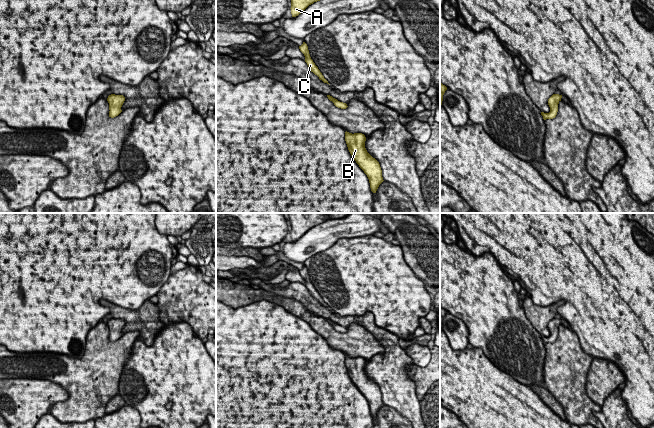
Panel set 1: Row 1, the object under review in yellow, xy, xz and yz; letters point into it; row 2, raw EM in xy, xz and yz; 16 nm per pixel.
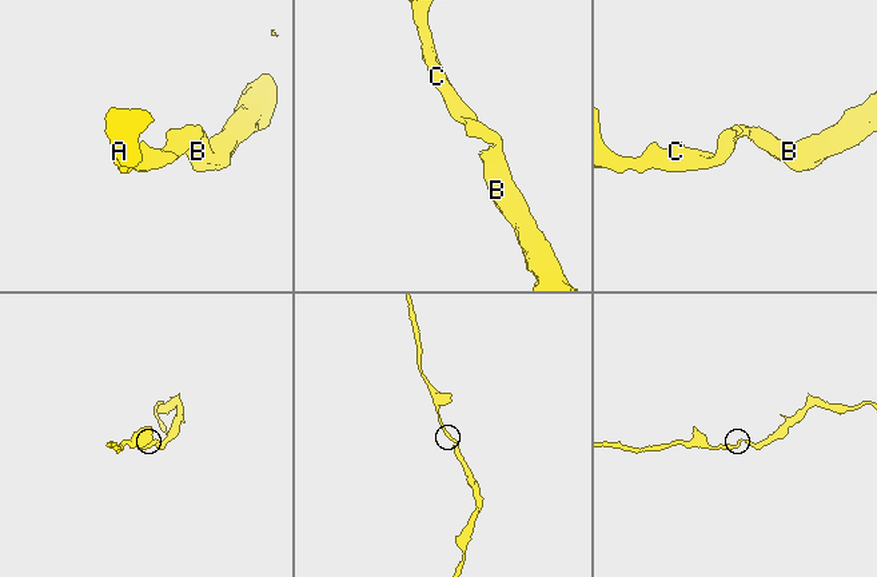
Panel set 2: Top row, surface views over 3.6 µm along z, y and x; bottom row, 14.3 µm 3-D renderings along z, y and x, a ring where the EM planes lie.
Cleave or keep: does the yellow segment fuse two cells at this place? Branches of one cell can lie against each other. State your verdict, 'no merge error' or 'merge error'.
no merge error

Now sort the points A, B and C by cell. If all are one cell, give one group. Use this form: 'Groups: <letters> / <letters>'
Groups: A B C

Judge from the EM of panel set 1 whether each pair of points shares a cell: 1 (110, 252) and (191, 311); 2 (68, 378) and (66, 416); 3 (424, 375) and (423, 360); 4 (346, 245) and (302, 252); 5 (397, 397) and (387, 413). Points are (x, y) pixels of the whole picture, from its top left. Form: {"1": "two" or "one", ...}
{"1": "two", "2": "one", "3": "two", "4": "two", "5": "two"}

